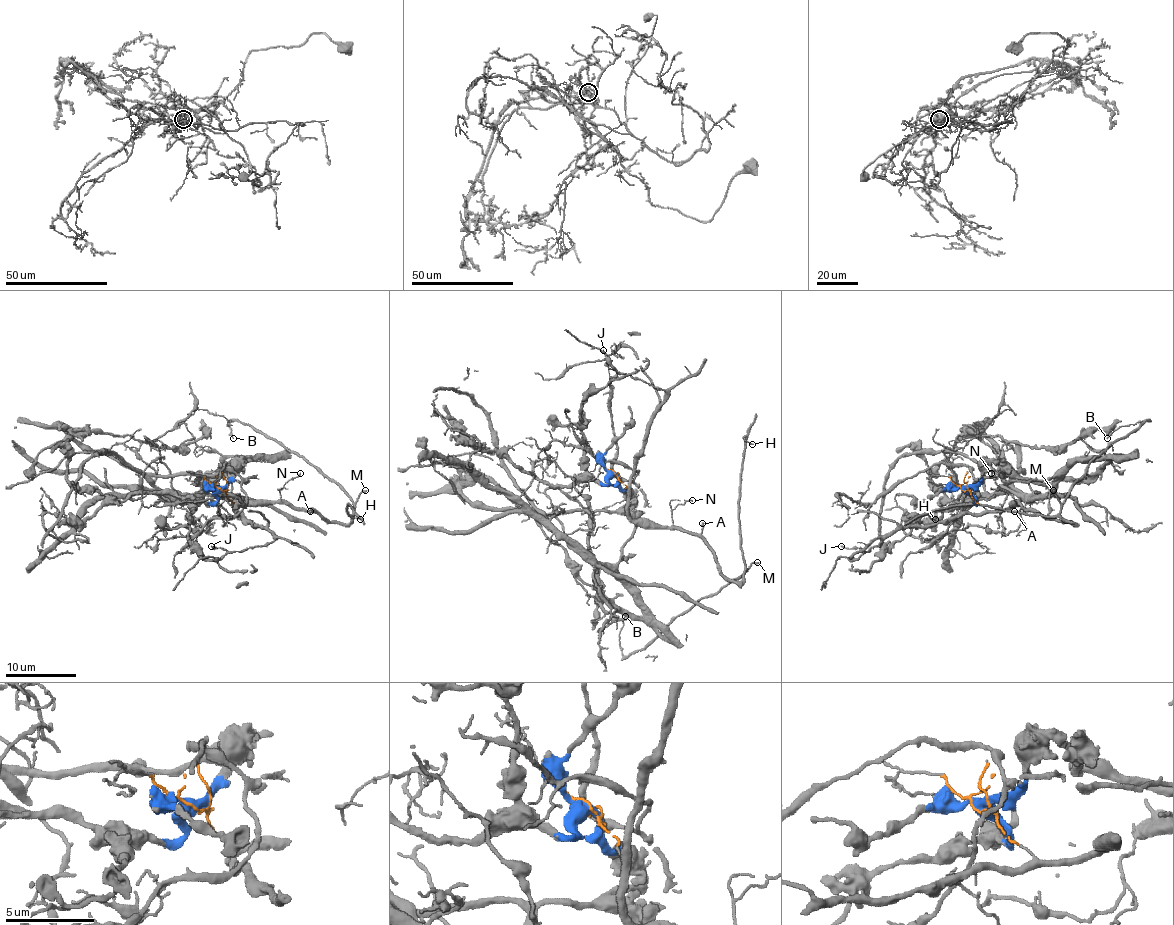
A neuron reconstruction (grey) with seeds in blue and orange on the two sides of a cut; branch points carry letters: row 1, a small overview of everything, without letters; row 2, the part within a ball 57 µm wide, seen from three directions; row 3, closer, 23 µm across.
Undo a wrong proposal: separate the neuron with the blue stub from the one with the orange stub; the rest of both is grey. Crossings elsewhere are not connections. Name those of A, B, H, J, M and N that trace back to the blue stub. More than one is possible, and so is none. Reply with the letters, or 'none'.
none

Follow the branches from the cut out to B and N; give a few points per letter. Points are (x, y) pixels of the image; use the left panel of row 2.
B: (221, 490), (235, 511), (288, 502), (332, 521), (353, 516), (350, 497), (278, 442), (230, 421), (233, 439)
N: (221, 490), (233, 502), (235, 511), (241, 506), (278, 502), (281, 499), (279, 490), (300, 472)

